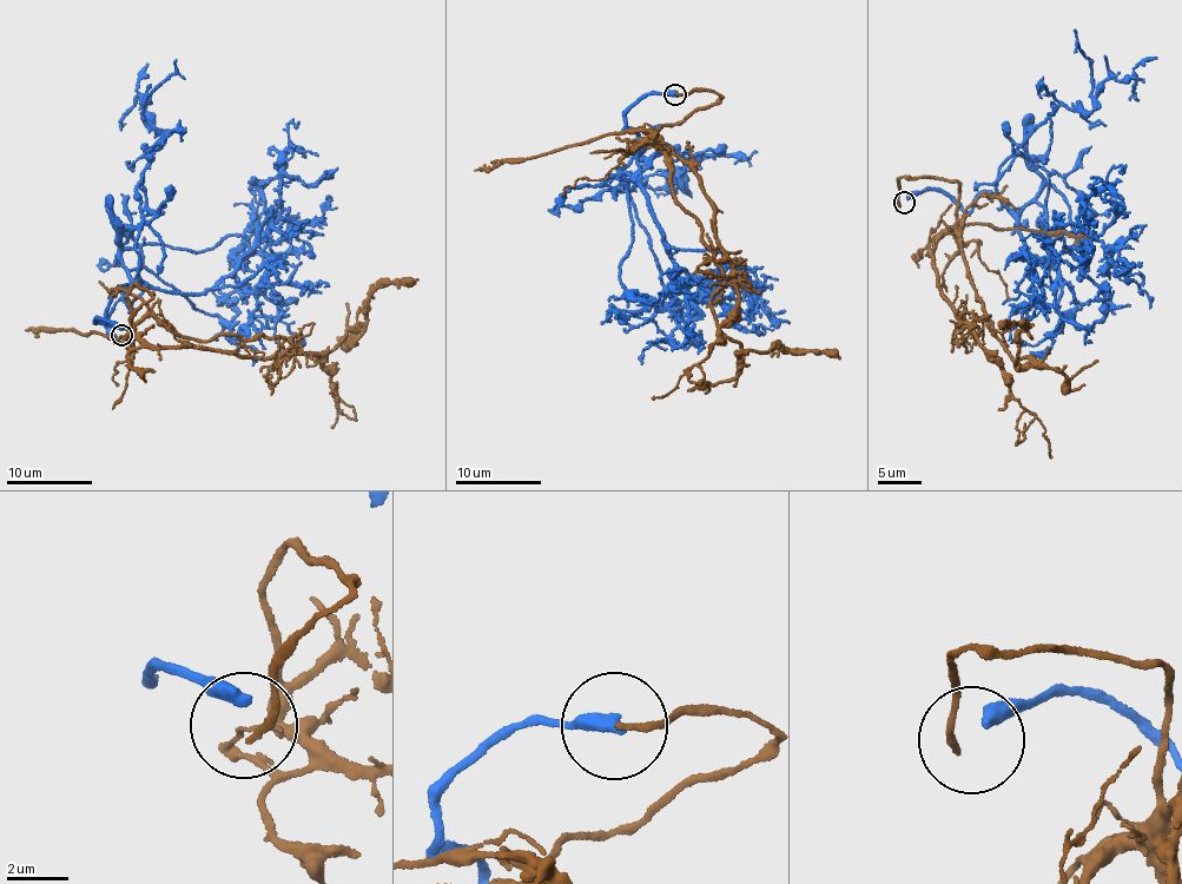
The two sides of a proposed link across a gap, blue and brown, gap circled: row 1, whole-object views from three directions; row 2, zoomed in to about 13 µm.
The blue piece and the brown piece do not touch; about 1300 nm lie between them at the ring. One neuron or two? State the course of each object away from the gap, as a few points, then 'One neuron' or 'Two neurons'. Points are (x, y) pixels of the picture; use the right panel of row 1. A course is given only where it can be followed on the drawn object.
Course of blue: (906, 199), (932, 187), (969, 211), (985, 191), (1006, 208), (1003, 162), (1062, 104), (1093, 107), (1074, 28). Course of brown: (900, 205), (902, 177), (957, 183), (986, 323), (1031, 363), (1015, 362), (1023, 327), (1003, 327). Two neurons

